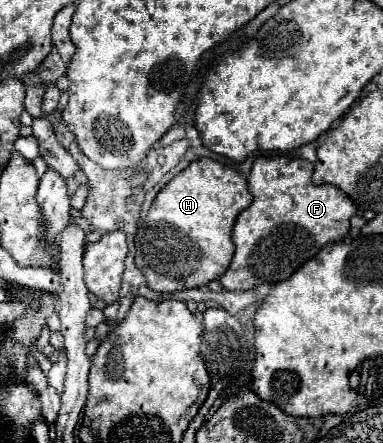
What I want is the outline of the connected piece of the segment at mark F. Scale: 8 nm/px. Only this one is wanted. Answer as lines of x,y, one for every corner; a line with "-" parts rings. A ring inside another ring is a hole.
256,158
248,178
248,190
254,200
252,206
236,218
232,234
236,252
230,268
220,280
226,290
250,290
260,280
276,284
312,260
326,244
346,238
350,218
356,214
354,202
336,186
314,184
312,172
314,164
304,158
-
250,266
262,270
256,274
-
260,272
262,278
258,278

